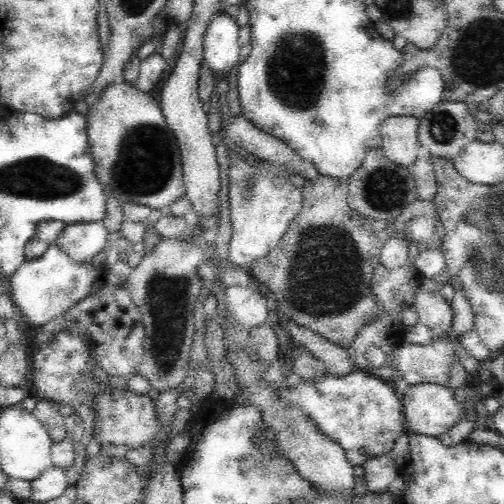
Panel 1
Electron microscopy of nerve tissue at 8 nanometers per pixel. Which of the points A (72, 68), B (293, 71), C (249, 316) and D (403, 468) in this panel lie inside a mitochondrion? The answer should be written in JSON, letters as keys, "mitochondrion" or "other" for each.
{"A":"other","B":"mitochondrion","C":"other","D":"other"}

